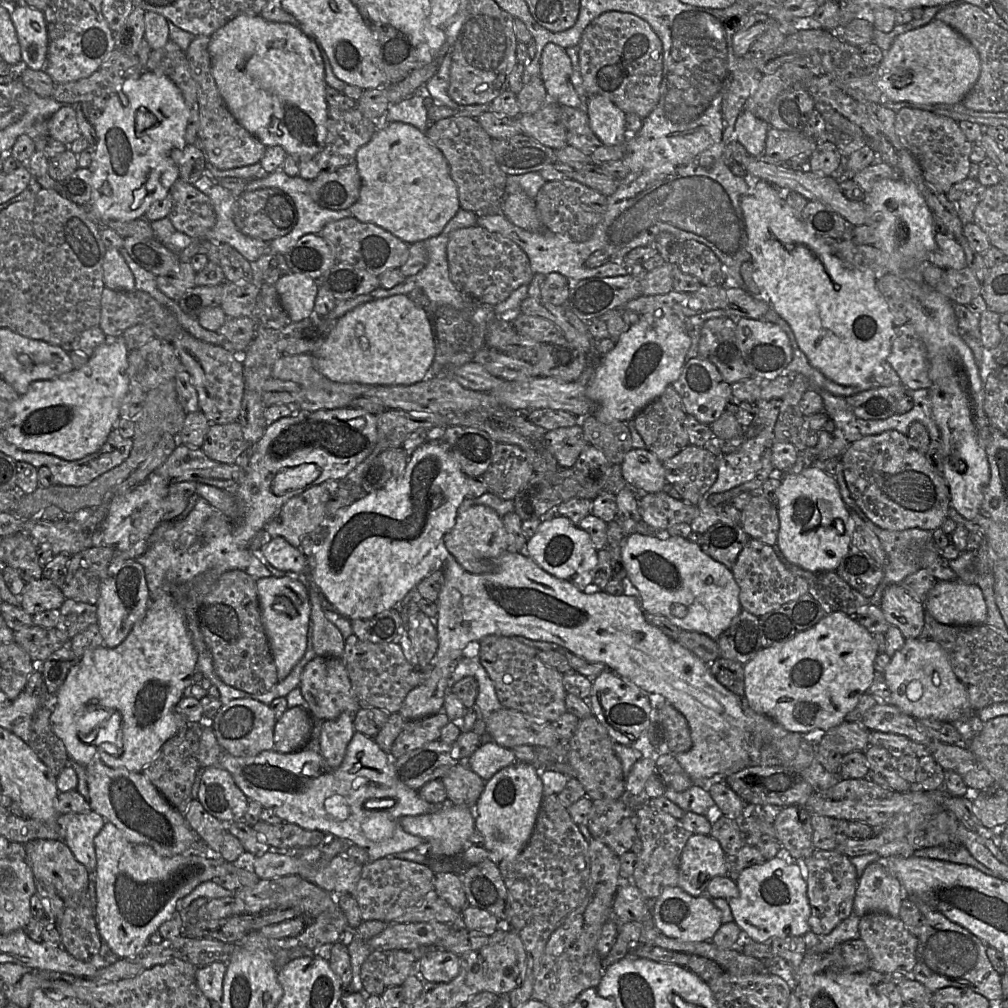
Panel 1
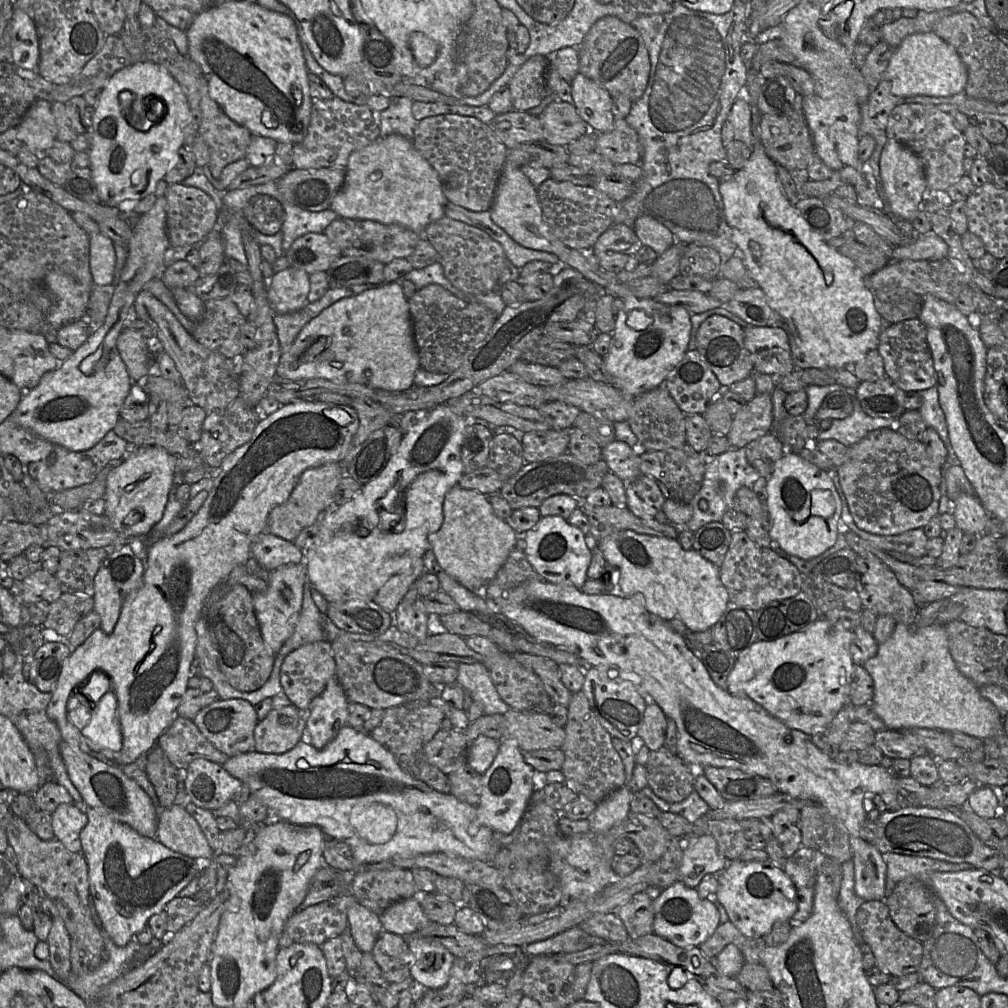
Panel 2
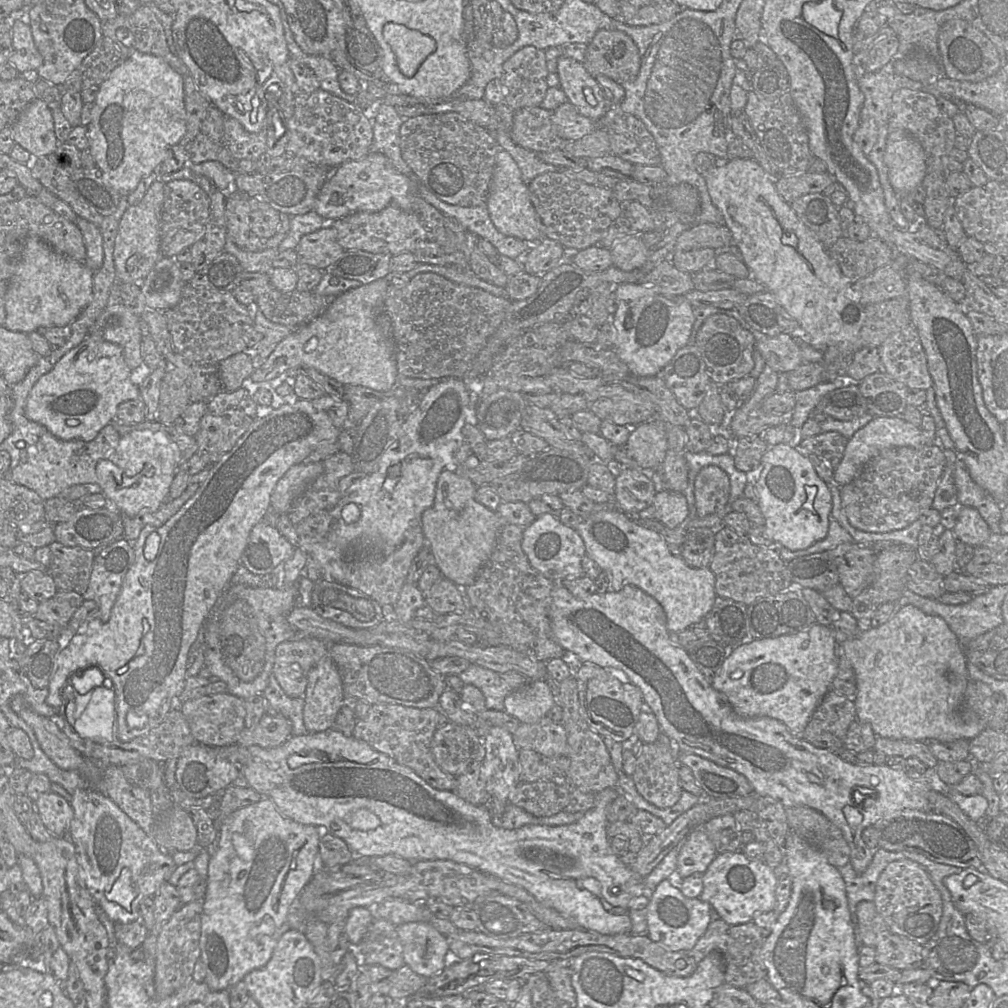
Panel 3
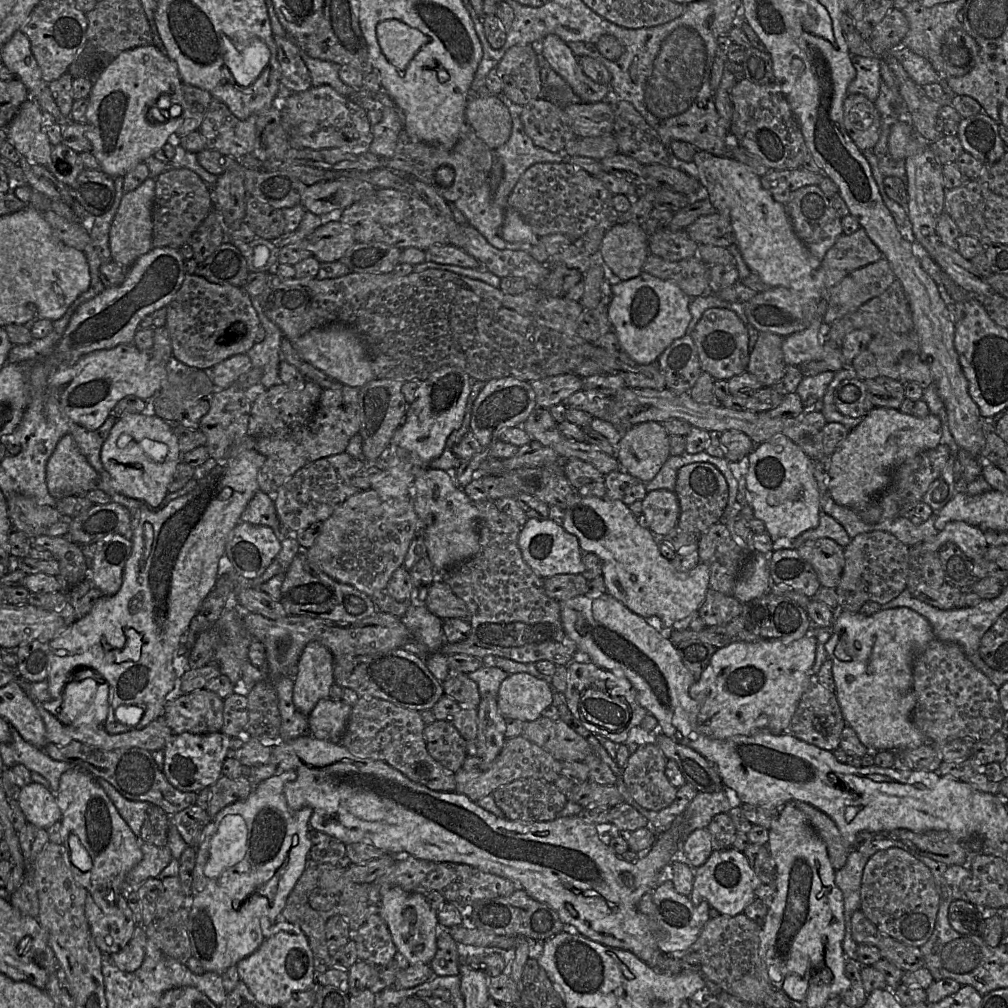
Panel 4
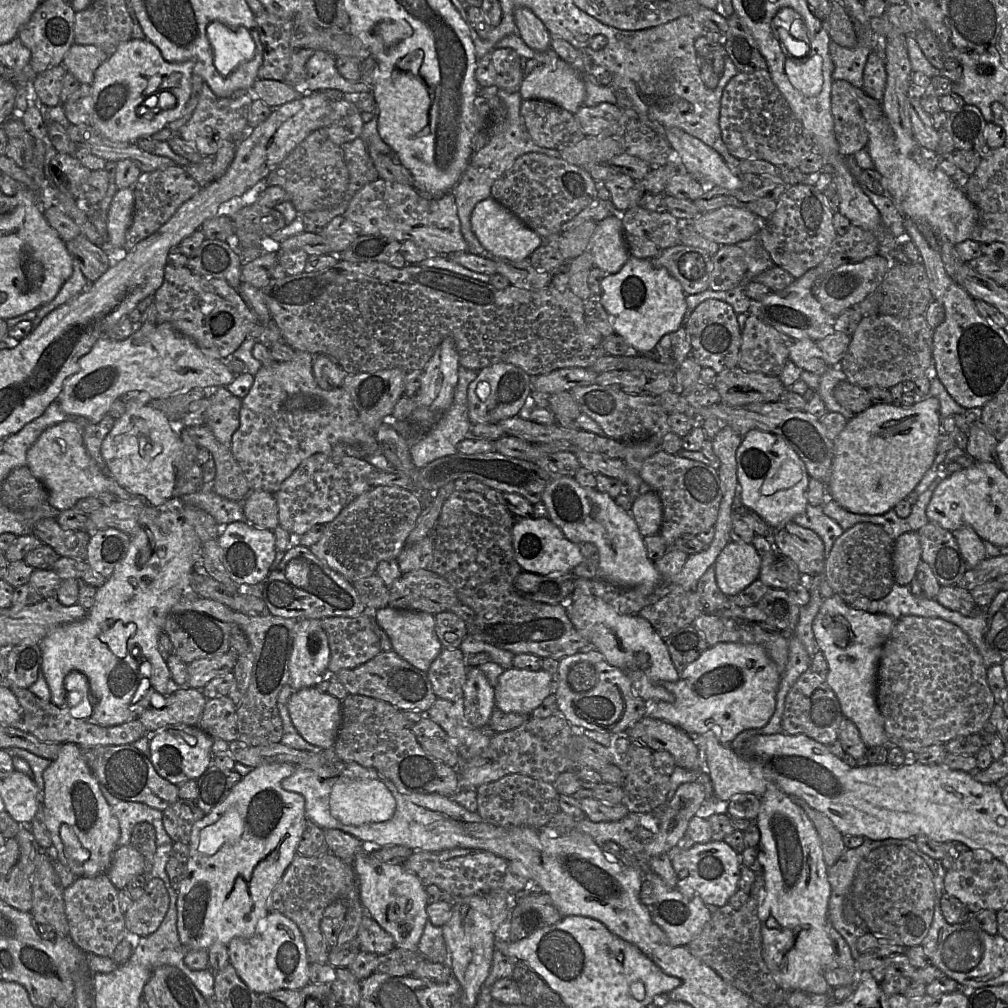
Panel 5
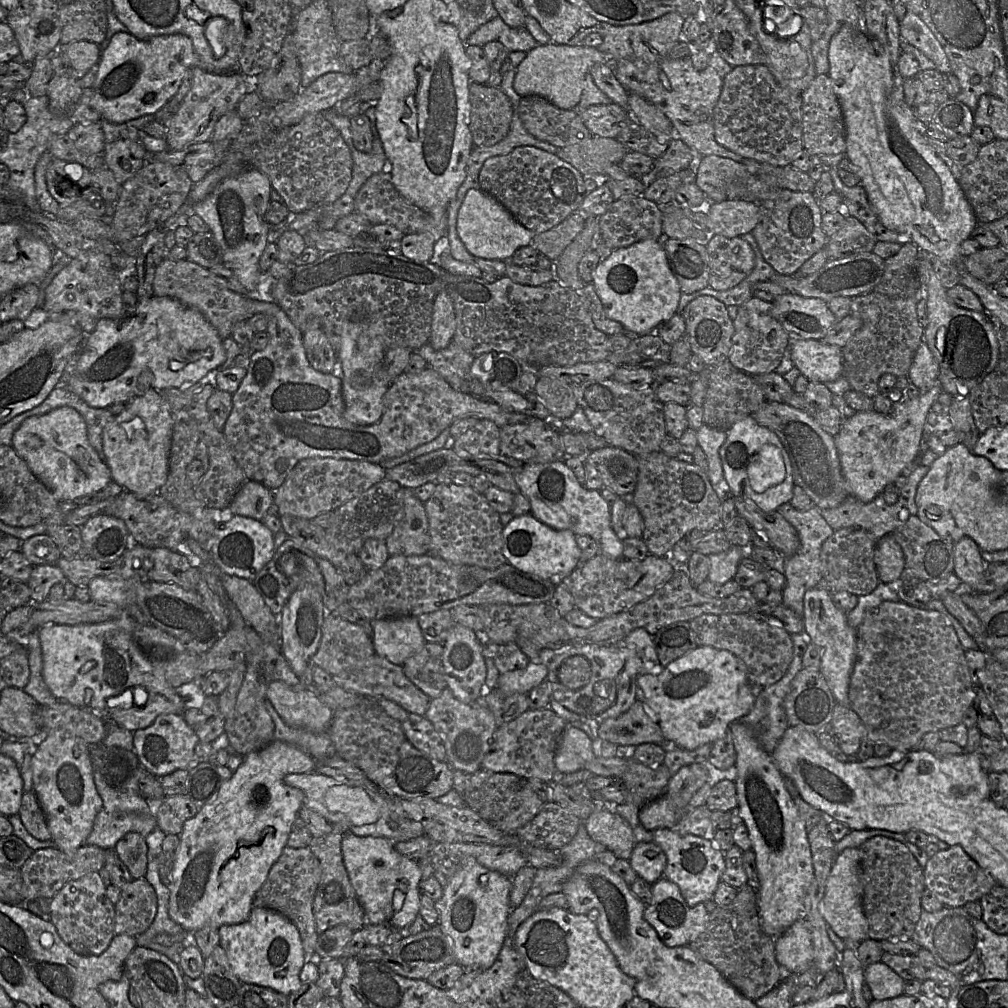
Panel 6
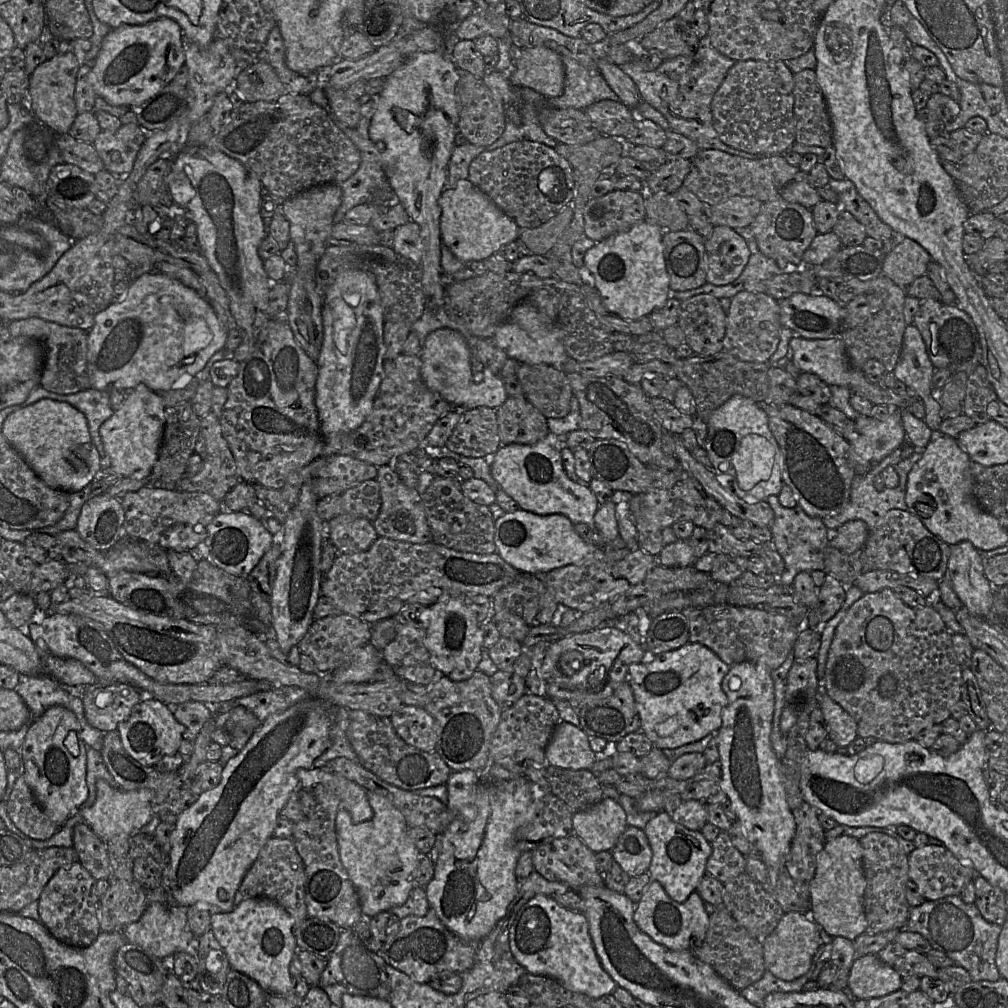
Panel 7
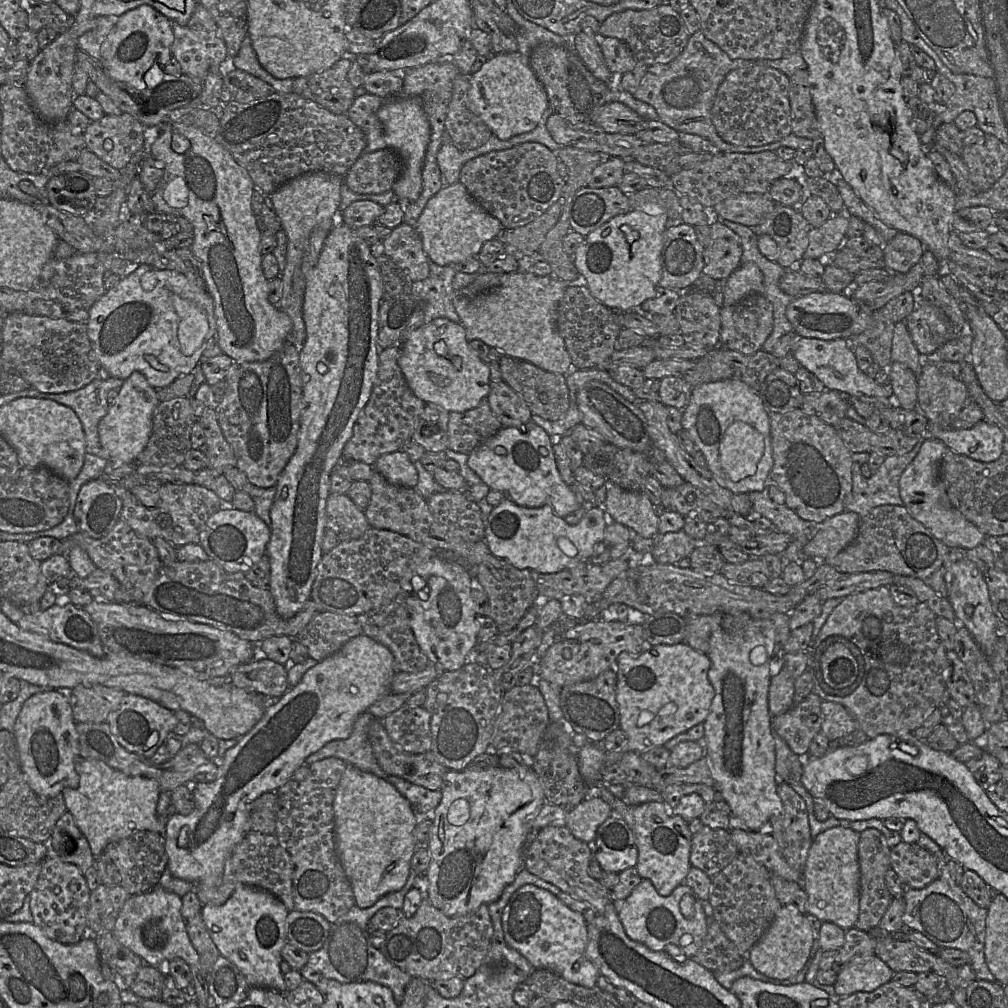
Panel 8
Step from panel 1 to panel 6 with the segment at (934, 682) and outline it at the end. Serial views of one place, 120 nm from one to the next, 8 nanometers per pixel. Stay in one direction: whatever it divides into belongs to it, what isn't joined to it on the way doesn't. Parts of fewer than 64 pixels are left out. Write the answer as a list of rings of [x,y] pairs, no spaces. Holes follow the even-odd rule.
[[[819,588],[808,590],[804,595],[804,613],[802,616],[804,633],[821,648],[821,668],[829,689],[837,703],[850,708],[848,697],[850,677],[857,658],[856,628],[847,622],[847,614],[838,609],[832,601],[831,593]]]

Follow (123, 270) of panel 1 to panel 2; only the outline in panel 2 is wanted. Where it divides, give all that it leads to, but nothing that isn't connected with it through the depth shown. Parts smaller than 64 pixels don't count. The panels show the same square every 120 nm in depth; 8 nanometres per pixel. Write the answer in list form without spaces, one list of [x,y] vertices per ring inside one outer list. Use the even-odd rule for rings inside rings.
[[[100,232],[89,236],[90,271],[97,286],[110,285],[113,282],[116,253],[113,241]]]

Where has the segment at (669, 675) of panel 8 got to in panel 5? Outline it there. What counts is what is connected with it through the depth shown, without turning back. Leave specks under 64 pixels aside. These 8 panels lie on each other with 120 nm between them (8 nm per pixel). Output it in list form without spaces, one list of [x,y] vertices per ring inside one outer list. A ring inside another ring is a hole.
[[[720,643],[709,647],[690,663],[679,674],[677,681],[665,682],[664,687],[674,695],[675,700],[647,705],[647,715],[666,721],[689,735],[712,732],[720,744],[730,745],[742,731],[762,728],[768,723],[775,710],[780,678],[775,663],[763,647],[755,644]]]

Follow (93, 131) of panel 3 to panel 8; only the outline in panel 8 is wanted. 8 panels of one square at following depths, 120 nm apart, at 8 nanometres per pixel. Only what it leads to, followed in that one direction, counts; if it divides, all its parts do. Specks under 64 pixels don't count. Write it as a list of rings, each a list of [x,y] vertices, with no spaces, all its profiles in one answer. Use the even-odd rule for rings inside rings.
[[[141,5],[119,16],[117,24],[101,48],[102,67],[115,82],[133,88],[150,89],[145,74],[156,64],[162,69],[173,57],[174,32],[171,20],[150,5]]]

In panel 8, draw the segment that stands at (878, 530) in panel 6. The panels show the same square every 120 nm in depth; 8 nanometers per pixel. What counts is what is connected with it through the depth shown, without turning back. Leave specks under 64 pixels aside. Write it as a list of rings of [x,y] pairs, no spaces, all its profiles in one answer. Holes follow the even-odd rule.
[[[919,436],[917,445],[910,452],[900,456],[887,456],[879,468],[869,478],[864,477],[861,473],[862,464],[868,463],[869,453],[852,453],[852,498],[851,503],[846,506],[846,511],[855,512],[863,517],[879,506],[904,506],[899,490],[900,478],[907,466],[918,455],[923,441],[921,436]]]

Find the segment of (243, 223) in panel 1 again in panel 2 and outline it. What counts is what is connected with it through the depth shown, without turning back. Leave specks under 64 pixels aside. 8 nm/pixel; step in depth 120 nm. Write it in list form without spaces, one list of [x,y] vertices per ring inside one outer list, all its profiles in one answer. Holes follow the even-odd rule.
[[[266,194],[251,197],[242,210],[242,215],[254,230],[264,235],[274,235],[279,232],[284,221],[282,204]]]

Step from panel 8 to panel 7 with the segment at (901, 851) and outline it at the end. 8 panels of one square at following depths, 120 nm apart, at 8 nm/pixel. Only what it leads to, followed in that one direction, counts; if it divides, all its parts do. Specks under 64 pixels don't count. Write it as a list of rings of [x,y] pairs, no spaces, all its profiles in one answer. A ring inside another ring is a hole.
[[[925,845],[916,847],[908,855],[909,878],[919,893],[926,900],[939,900],[948,896],[960,896],[967,884],[974,881],[977,873],[975,870],[958,859],[944,846]]]

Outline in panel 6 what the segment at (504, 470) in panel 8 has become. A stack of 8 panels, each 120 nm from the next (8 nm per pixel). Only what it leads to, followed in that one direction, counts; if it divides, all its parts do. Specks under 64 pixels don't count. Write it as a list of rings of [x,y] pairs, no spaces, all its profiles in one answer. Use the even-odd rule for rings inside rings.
[[[564,460],[523,464],[515,473],[515,481],[520,493],[530,502],[531,514],[542,523],[556,530],[590,536],[599,545],[600,553],[612,559],[624,559],[622,540],[611,526],[610,505],[600,491],[581,485]]]

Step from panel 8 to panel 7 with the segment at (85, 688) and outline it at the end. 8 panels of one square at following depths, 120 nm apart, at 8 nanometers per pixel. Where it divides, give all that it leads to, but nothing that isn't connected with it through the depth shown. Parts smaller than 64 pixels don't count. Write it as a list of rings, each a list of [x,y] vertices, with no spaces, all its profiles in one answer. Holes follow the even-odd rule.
[[[96,682],[86,686],[82,701],[88,722],[93,727],[107,732],[117,730],[119,724],[130,717],[134,707],[145,697],[142,691],[127,683],[100,684]]]

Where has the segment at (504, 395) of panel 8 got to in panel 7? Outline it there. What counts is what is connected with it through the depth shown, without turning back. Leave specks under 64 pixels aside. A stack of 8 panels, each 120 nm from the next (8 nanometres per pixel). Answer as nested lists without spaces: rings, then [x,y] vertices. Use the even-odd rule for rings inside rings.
[[[509,396],[496,415],[501,445],[532,445],[550,433],[547,418],[526,398]]]

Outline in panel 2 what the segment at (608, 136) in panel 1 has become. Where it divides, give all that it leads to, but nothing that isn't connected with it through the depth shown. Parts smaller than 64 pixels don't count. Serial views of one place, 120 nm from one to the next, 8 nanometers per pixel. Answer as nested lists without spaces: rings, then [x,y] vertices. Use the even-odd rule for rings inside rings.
[[[581,72],[575,75],[570,86],[573,104],[590,130],[595,133],[611,132],[615,118],[609,92]]]

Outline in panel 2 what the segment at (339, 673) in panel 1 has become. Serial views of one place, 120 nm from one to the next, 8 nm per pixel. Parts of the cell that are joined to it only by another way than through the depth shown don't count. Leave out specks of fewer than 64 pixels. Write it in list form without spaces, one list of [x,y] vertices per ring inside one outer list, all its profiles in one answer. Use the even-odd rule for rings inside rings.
[[[326,640],[308,643],[290,652],[285,657],[280,671],[283,693],[293,705],[305,712],[312,700],[324,691],[332,678],[336,678],[336,663],[332,645]]]

